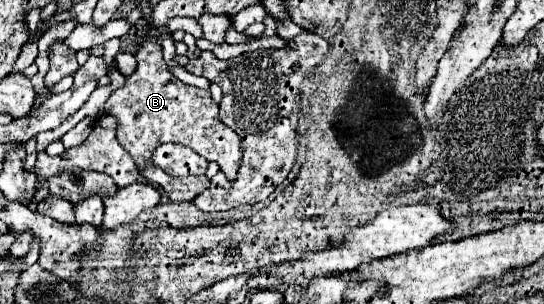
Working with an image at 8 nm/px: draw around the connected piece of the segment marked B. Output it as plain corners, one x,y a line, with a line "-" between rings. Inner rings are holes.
148,38
140,46
136,60
136,72
126,78
126,84
122,88
110,94
106,102
106,112
118,118
118,142
130,152
136,166
140,168
140,174
148,182
158,184
172,202
192,202
198,192
204,192
210,186
210,180
206,176
172,178
166,176
158,166
150,164
150,154
154,154
154,148
166,142
174,142
192,148
208,162
216,162
226,178
234,182
242,162
242,142
226,124
220,122
218,104
210,98
210,92
188,86
168,72
158,38

